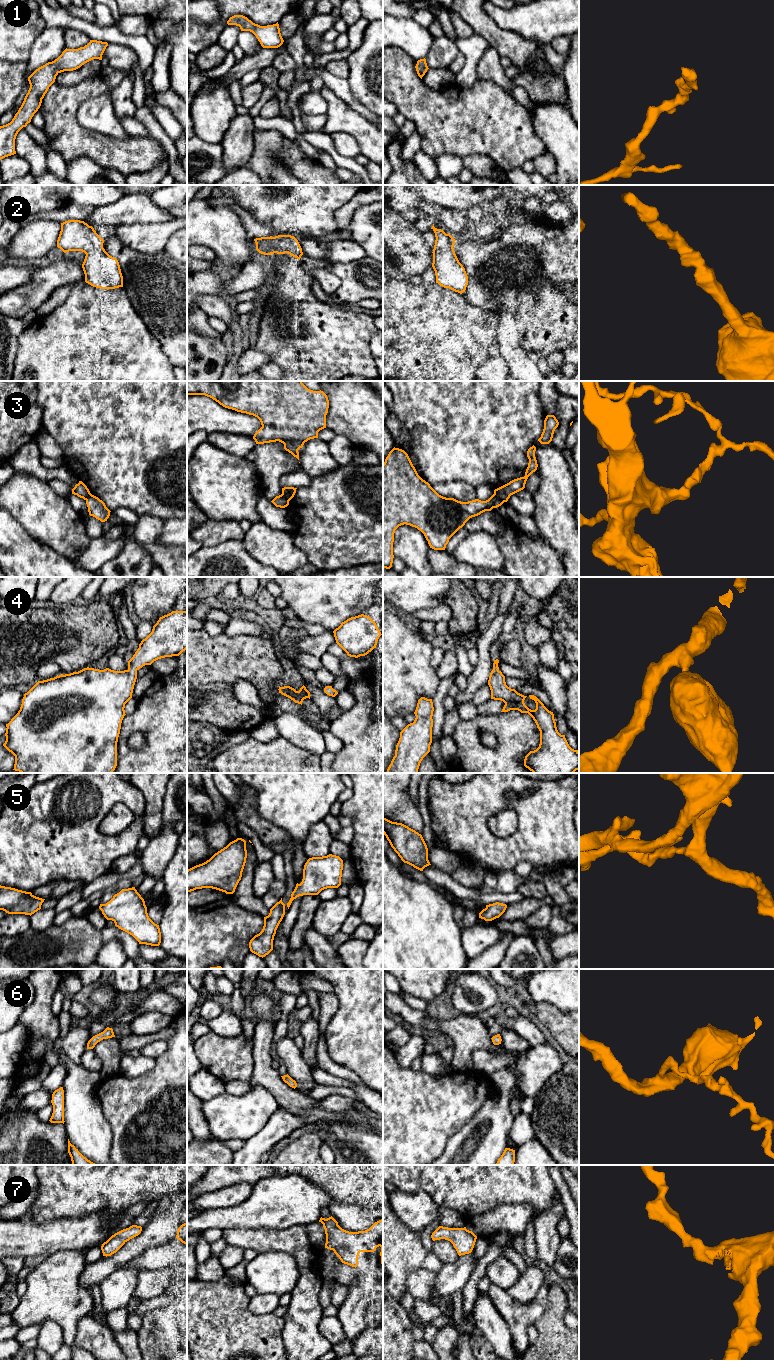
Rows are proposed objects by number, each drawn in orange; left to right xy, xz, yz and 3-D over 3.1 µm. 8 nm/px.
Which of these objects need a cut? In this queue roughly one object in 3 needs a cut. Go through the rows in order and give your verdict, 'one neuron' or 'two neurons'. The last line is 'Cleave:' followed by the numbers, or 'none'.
1: one neuron
2: one neuron
3: two neurons
4: one neuron
5: one neuron
6: one neuron
7: one neuron
Cleave: 3

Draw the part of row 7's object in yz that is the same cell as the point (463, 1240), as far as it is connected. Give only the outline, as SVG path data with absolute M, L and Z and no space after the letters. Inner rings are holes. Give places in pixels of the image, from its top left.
M439 1226L431 1235L433 1241L445 1239L450 1241L459 1256L472 1252L477 1236L464 1228L448 1228Z

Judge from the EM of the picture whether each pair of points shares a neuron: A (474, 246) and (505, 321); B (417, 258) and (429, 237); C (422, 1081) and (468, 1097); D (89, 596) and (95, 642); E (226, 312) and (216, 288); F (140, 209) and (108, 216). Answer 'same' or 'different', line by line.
A: different
B: different
C: same
D: different
E: different
F: same

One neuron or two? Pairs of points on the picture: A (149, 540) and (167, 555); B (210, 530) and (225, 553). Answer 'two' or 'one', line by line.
A: one
B: two

